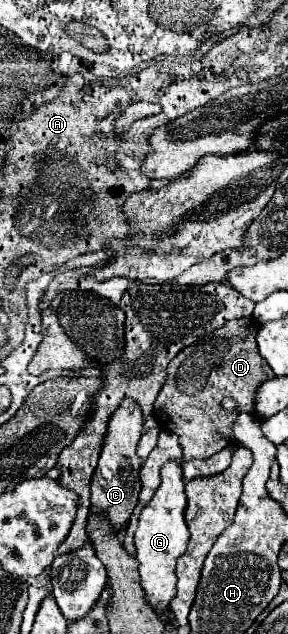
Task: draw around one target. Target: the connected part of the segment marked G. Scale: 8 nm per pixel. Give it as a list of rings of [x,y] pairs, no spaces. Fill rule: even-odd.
[[[164,464],[162,468],[162,484],[156,490],[154,498],[148,502],[148,506],[140,514],[138,530],[134,534],[136,544],[136,560],[140,570],[140,580],[144,588],[144,600],[152,606],[152,610],[158,614],[158,618],[170,614],[170,600],[176,596],[176,560],[186,552],[188,546],[188,528],[184,520],[184,508],[186,508],[186,496],[184,496],[184,482],[180,464]]]

